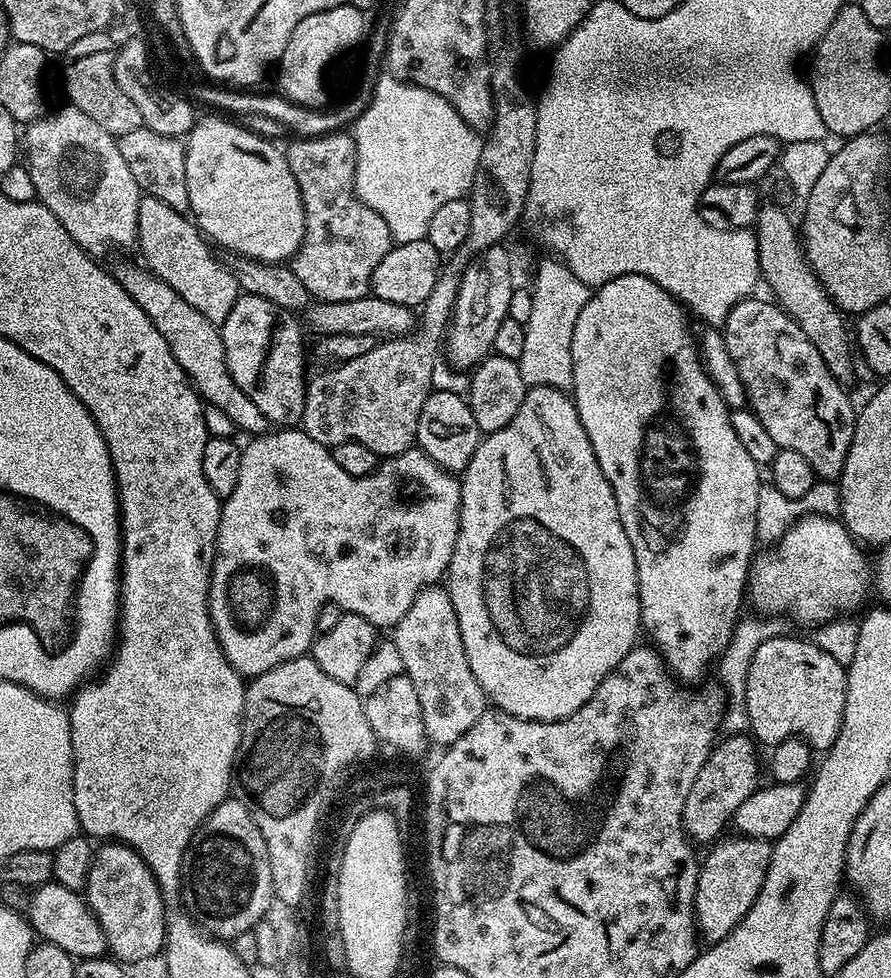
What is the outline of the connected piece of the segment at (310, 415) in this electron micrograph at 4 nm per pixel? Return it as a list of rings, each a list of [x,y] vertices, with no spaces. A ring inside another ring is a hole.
[[[535,107],[500,108],[492,114],[492,122],[482,140],[480,161],[476,167],[476,180],[470,193],[470,234],[466,242],[456,252],[451,253],[454,263],[441,267],[440,276],[434,282],[434,290],[430,290],[430,298],[426,298],[418,309],[415,328],[406,336],[381,339],[366,354],[358,354],[358,358],[346,360],[332,366],[329,372],[320,372],[307,381],[304,389],[304,419],[302,430],[314,442],[322,442],[331,450],[342,442],[362,442],[362,446],[374,450],[377,458],[387,458],[402,454],[416,444],[418,418],[422,414],[422,406],[428,393],[433,391],[431,370],[435,353],[442,348],[446,329],[452,318],[452,307],[456,304],[456,293],[460,291],[461,266],[471,264],[472,257],[478,256],[487,248],[495,248],[500,240],[516,223],[521,223],[524,214],[524,203],[530,190],[530,166],[534,166],[534,146],[538,138],[538,114]]]

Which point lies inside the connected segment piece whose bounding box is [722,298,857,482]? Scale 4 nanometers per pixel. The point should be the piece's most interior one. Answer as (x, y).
(789, 389)

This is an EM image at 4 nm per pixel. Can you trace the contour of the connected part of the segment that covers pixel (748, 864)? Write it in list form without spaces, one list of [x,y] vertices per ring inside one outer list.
[[[739,834],[725,835],[717,839],[708,849],[708,857],[703,857],[700,864],[700,877],[696,883],[696,926],[701,937],[708,939],[709,945],[717,944],[726,938],[742,922],[742,918],[754,906],[754,898],[758,898],[758,890],[762,890],[762,882],[766,882],[766,870],[770,866],[772,844],[766,840],[755,840]]]

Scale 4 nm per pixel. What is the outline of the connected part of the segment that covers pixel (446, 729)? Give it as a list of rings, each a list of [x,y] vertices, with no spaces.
[[[429,586],[421,588],[414,598],[410,610],[394,625],[394,643],[398,654],[402,654],[402,662],[410,682],[414,682],[414,690],[418,690],[418,702],[422,702],[422,718],[424,729],[433,745],[447,746],[453,744],[482,714],[486,711],[486,697],[478,678],[474,678],[474,670],[470,670],[470,662],[466,662],[466,650],[462,646],[462,634],[458,630],[458,618],[454,606],[448,597],[447,587]]]

